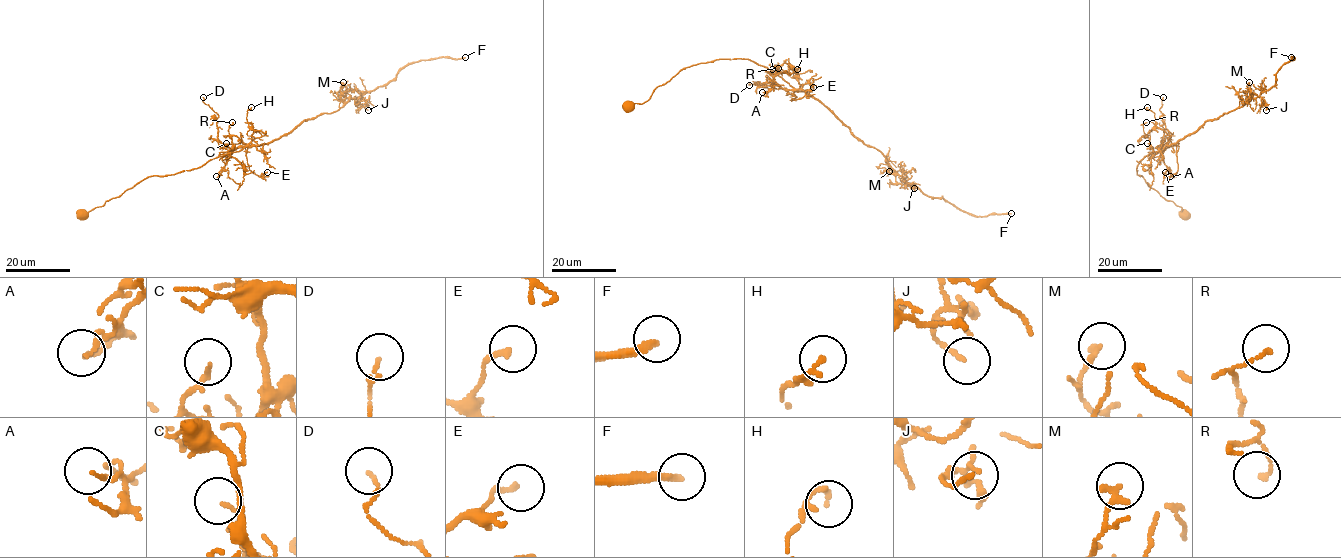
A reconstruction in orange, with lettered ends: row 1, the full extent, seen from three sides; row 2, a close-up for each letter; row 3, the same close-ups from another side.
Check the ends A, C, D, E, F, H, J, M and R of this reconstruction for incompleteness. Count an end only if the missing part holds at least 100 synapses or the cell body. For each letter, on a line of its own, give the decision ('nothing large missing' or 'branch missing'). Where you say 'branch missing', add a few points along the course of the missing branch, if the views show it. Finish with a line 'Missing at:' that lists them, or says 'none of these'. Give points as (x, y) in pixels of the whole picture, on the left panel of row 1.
A: nothing large missing
C: nothing large missing
D: nothing large missing
E: nothing large missing
F: branch missing
H: nothing large missing
J: nothing large missing
M: nothing large missing
R: nothing large missing
Missing at: F

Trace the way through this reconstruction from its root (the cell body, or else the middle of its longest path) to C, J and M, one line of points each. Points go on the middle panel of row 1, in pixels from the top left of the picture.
C: (626, 105), (646, 102), (656, 87), (680, 70), (701, 63), (742, 58), (770, 73), (772, 69)
J: (626, 105), (646, 102), (656, 87), (692, 65), (748, 59), (819, 99), (914, 188)
M: (626, 105), (646, 102), (692, 65), (748, 59), (819, 99), (881, 153), (890, 166), (883, 172), (889, 171)

